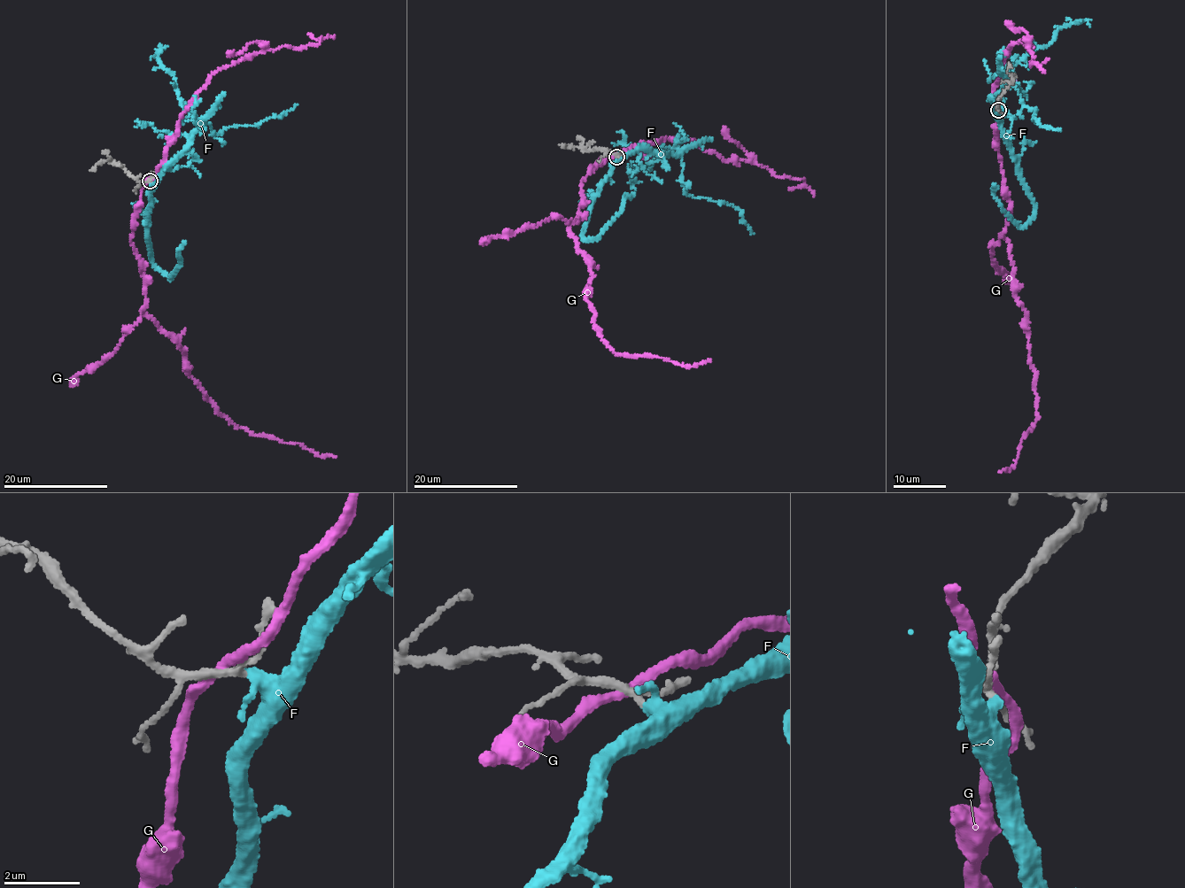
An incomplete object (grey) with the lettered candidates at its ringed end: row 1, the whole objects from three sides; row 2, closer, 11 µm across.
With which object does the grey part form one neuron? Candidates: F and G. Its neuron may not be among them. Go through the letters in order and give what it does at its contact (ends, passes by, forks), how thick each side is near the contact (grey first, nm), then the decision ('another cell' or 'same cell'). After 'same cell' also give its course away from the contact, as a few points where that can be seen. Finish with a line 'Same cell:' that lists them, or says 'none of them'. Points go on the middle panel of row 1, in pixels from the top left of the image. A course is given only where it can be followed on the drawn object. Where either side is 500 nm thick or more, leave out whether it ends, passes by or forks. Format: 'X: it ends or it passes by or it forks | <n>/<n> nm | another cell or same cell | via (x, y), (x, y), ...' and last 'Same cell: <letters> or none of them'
F: it passes by | 160/280 nm | same cell | via (616, 156), (646, 147), (678, 157), (683, 166), (685, 191), (738, 207), (742, 220), (752, 234)
G: it passes by | 200/240 nm | another cell
Same cell: F

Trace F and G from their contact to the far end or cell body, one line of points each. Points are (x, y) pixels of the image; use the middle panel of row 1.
F: (616, 156), (646, 147), (678, 157), (683, 166), (685, 191), (738, 207), (742, 220), (752, 234)
G: (615, 155), (582, 181), (569, 227), (589, 265), (592, 319), (615, 353), (709, 359)

